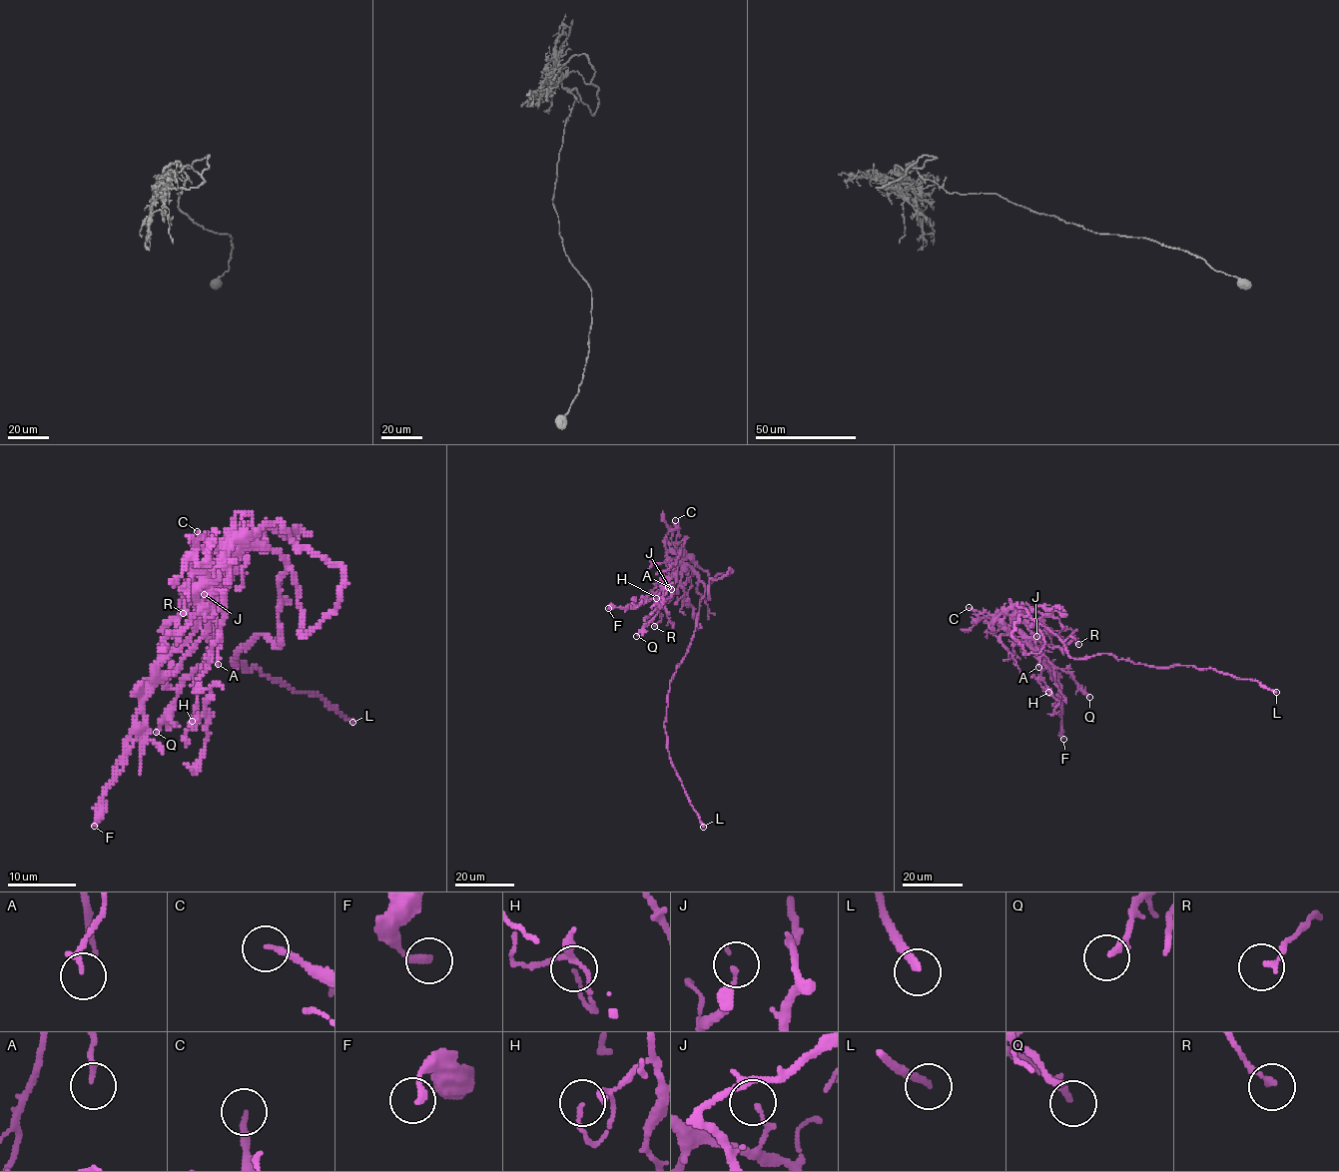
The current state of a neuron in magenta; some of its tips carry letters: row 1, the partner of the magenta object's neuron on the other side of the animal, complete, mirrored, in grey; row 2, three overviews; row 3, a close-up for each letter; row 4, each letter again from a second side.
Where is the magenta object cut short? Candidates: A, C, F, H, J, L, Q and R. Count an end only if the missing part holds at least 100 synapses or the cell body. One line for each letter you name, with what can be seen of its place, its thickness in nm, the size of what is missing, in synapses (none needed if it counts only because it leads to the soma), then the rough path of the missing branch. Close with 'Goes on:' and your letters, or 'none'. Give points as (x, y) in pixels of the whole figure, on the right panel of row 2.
L: (1276, 692) | 240 nm
Goes on: L

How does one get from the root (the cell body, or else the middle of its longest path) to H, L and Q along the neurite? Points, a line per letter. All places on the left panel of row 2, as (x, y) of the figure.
H: (280, 635), (287, 560), (270, 548), (233, 548), (220, 569), (198, 688), (212, 693), (194, 729), (192, 721)
L: (280, 635), (281, 647), (258, 635), (239, 651), (235, 666), (232, 659), (295, 692), (317, 695), (352, 722)
Q: (280, 635), (279, 579), (287, 560), (270, 548), (233, 548), (217, 579), (218, 642), (181, 683), (156, 732)

